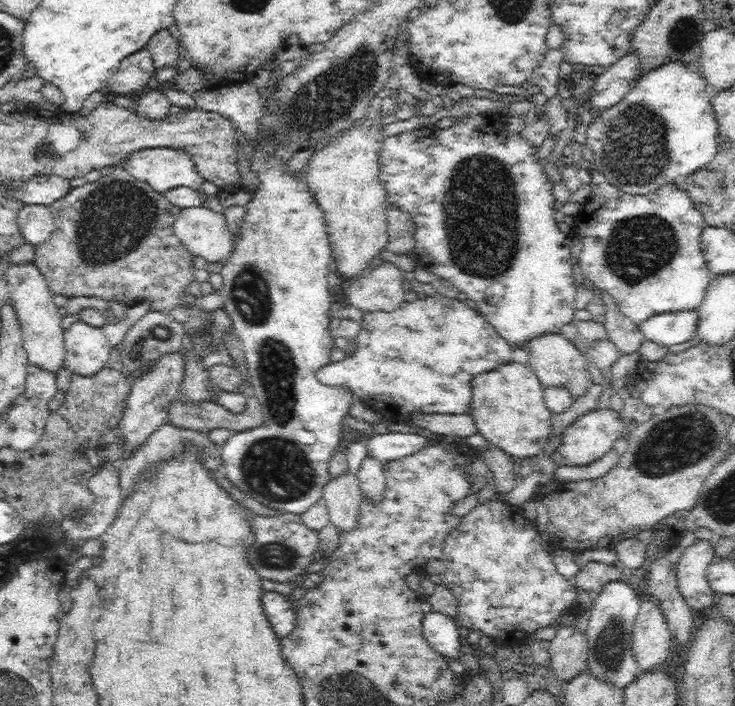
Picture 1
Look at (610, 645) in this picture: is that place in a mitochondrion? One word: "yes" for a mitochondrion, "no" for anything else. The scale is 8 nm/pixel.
yes

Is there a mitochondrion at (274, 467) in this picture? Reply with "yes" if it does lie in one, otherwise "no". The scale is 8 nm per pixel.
yes

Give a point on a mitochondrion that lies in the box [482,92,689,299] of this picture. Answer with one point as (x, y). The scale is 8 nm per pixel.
(637, 150)

